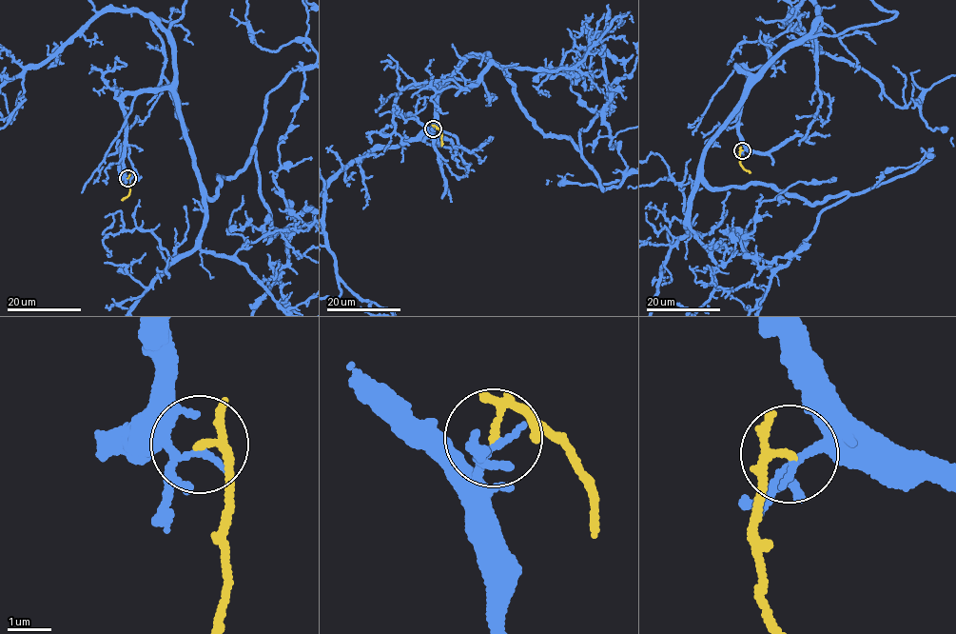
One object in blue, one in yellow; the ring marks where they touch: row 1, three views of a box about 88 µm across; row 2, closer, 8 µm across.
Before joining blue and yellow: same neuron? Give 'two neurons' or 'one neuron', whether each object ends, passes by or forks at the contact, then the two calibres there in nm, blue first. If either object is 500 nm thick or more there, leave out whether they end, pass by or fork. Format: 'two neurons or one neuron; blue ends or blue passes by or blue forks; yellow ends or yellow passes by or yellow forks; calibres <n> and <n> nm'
two neurons; blue forks; yellow passes by; calibres 130 and 120 nm

